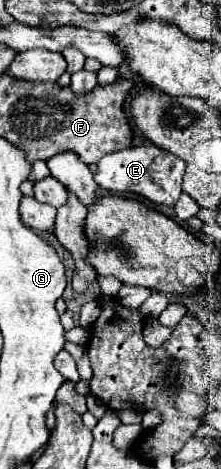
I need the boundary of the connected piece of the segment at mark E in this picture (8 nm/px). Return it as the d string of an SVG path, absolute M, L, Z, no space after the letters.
M144 144L144 146L130 146L120 152L112 152L104 156L98 162L98 172L94 174L94 180L98 186L112 194L122 194L122 192L132 192L140 194L146 200L154 204L164 204L164 206L174 206L178 196L182 194L182 176L186 172L186 162L176 158L174 154L168 154L166 150L160 150L154 144Z

